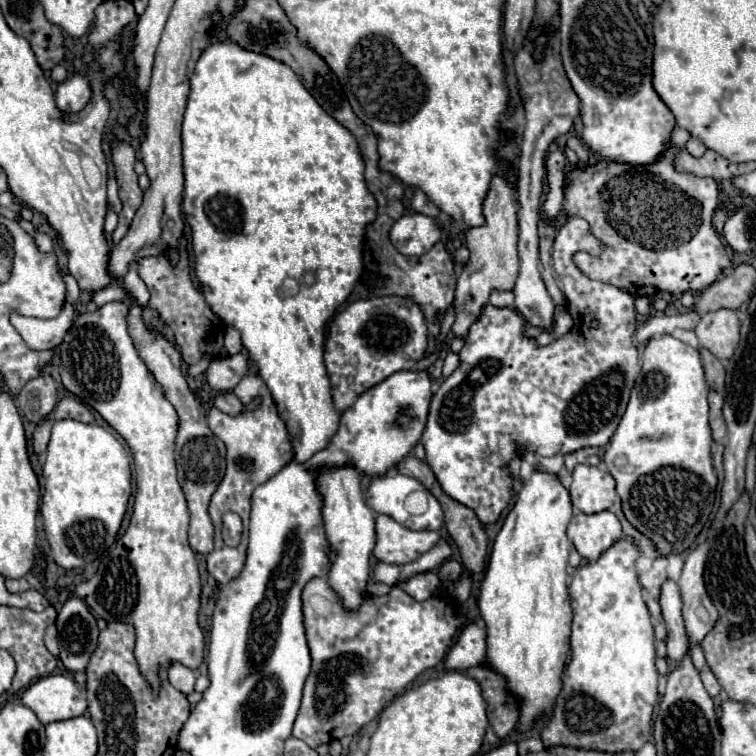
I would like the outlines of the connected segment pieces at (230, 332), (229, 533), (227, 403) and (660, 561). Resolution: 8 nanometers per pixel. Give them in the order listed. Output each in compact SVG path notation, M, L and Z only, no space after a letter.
M232 327L226 329L226 333L224 333L224 347L226 347L226 351L228 351L230 355L236 355L236 353L242 351L240 333L238 333L236 329L232 329Z
M228 511L224 517L222 517L222 537L228 545L236 545L240 543L240 533L242 533L242 521L236 513Z
M232 391L218 393L218 395L214 397L214 407L220 409L220 411L224 411L224 413L228 413L228 415L238 415L240 411L248 409L248 407L244 407L244 405L236 399L236 395L234 395Z
M656 557L652 567L640 575L640 585L652 595L652 597L658 597L660 595L660 585L664 583L664 579L668 577L666 575L666 565L668 561L664 557Z

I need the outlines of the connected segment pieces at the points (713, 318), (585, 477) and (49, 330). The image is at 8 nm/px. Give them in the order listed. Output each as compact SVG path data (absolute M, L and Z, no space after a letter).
M718 309L704 313L698 327L694 329L700 347L710 349L718 359L730 359L738 343L738 311Z
M576 465L568 491L570 499L582 513L600 513L616 499L616 481L602 467Z
M66 303L64 311L56 319L36 319L36 317L24 317L20 313L10 315L12 325L22 335L28 347L36 351L54 349L62 343L66 331L72 325L72 305Z

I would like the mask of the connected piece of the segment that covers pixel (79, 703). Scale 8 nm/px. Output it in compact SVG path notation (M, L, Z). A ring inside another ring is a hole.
M50 674L38 679L24 691L22 703L30 707L44 725L80 717L88 709L86 691L67 674Z

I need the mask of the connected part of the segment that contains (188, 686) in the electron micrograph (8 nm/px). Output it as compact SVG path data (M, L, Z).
M174 663L168 671L168 681L172 687L176 687L178 691L182 691L184 695L190 695L194 691L194 681L196 681L196 675L184 667L184 665L178 665Z

